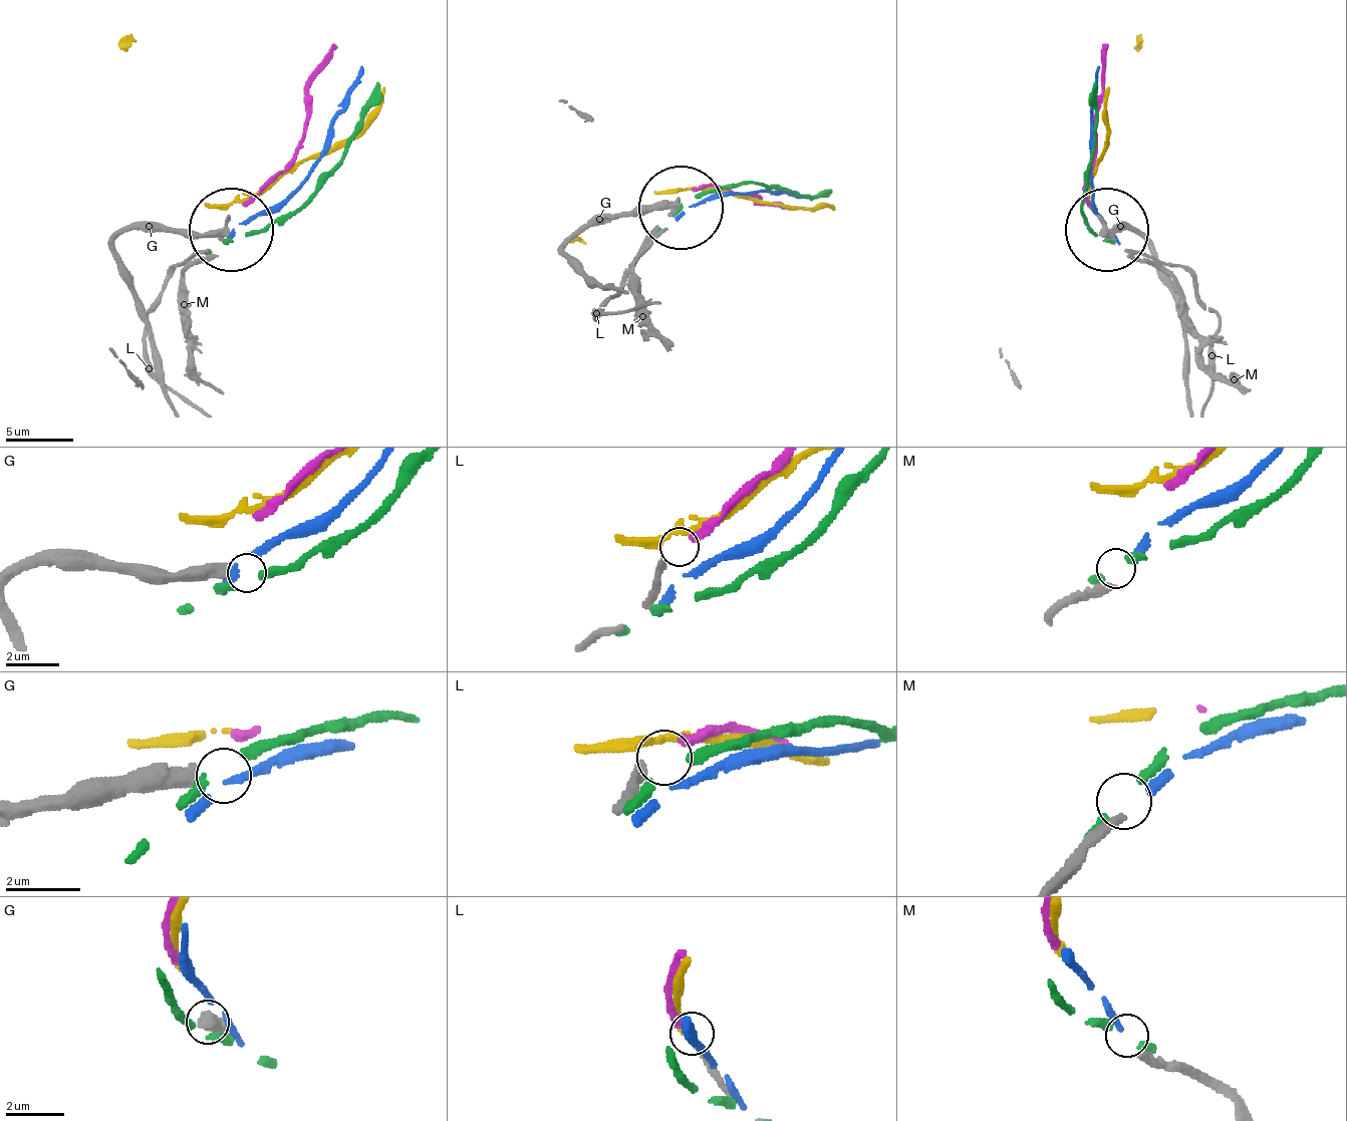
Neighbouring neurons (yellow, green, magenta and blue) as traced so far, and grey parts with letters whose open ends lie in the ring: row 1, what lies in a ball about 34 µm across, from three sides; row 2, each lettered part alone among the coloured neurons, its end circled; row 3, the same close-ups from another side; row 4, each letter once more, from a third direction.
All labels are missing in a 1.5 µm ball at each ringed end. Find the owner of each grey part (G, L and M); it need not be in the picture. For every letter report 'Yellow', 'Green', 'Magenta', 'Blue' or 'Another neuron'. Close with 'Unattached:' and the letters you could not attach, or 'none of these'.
G: Another neuron
L: Magenta
M: Blue
Unattached: G

